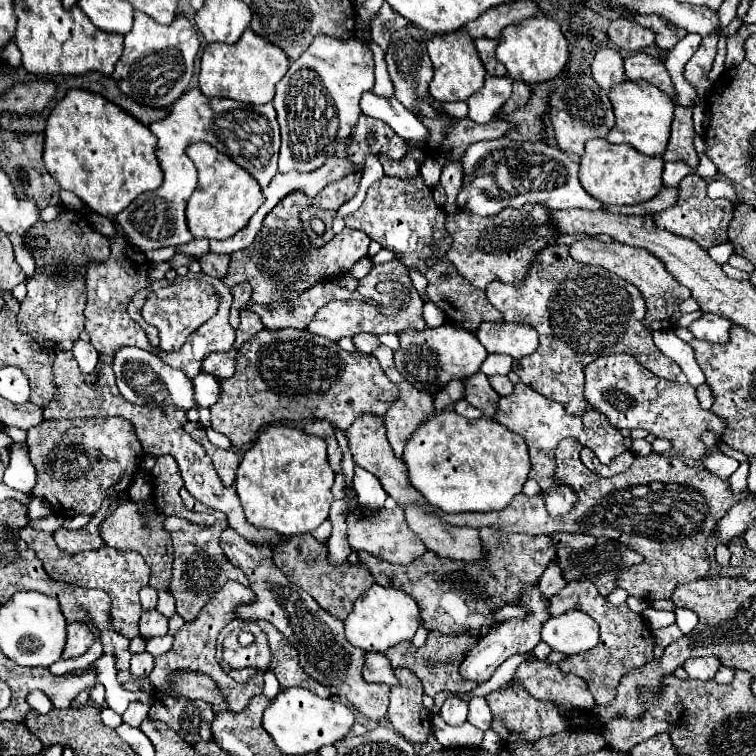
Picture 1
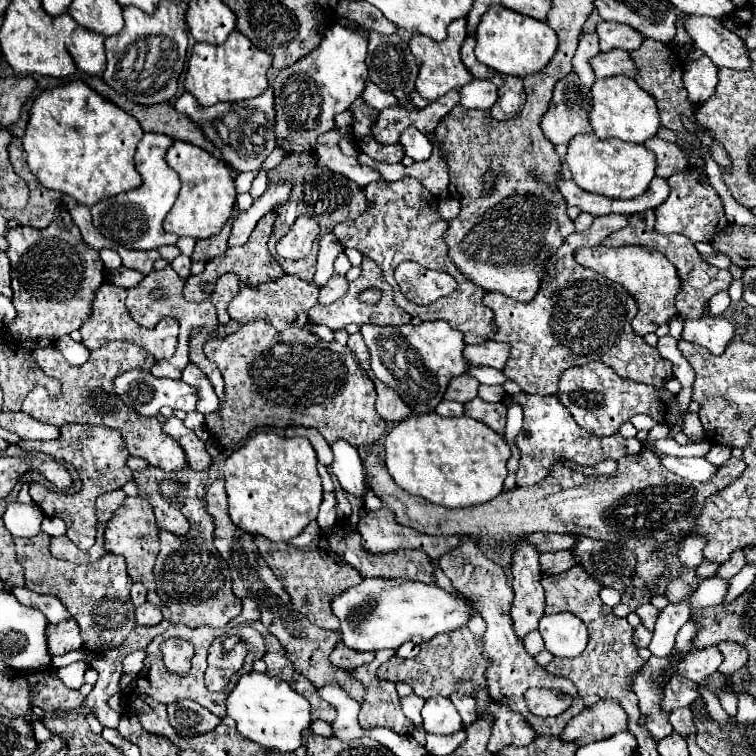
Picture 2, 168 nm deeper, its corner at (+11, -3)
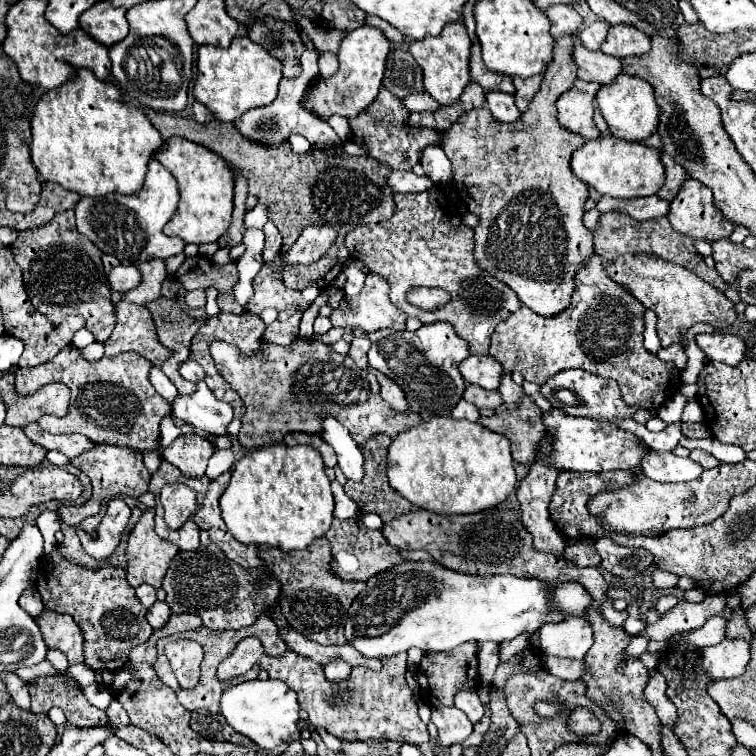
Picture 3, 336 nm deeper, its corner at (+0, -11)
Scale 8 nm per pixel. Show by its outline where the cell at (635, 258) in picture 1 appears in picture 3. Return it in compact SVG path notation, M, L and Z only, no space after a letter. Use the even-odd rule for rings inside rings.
M625 254L619 256L609 268L605 268L609 278L617 284L629 288L633 296L645 306L657 312L657 336L661 346L667 348L671 344L685 345L685 334L697 322L707 322L719 330L731 326L737 318L735 302L731 302L723 292L703 282L691 270L677 266L667 260L659 260L657 256L647 254Z

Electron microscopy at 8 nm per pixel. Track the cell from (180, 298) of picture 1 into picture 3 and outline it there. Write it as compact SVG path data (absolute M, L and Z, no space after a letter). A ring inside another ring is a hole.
M119 302L115 306L117 326L105 342L105 356L117 356L123 352L135 352L151 364L165 362L171 352L159 344L155 324L147 308L131 302Z

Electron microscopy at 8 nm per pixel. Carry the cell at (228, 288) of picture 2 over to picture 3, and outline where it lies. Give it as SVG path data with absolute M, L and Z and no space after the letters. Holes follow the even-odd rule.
M189 256L177 270L177 280L185 286L185 290L215 288L219 292L217 304L221 312L241 314L243 308L233 298L233 284L237 282L237 266L229 262L225 266L217 266L215 262L203 256Z

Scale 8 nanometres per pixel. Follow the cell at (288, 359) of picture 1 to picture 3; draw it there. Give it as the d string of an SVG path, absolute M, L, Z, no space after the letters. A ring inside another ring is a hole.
M299 338L299 340L291 342L289 346L275 346L269 342L263 342L261 350L255 356L243 356L237 346L227 344L227 342L213 342L211 356L217 364L219 374L231 384L231 388L245 402L247 412L241 418L243 426L241 426L241 432L237 436L241 446L245 446L245 448L279 444L279 442L283 442L283 436L289 432L317 434L321 414L333 414L349 430L351 438L357 444L365 444L367 438L373 434L387 434L387 436L395 438L399 432L405 432L407 428L417 426L421 422L417 412L395 414L395 410L391 410L389 404L381 398L377 378L369 370L357 368L349 356L335 354L327 344L317 342L317 340Z

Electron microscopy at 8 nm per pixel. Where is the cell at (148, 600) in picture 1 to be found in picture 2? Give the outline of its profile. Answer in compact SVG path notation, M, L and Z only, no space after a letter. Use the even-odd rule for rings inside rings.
M134 582L134 586L132 586L132 592L130 592L130 598L132 598L132 604L138 608L140 604L144 604L146 602L146 588L144 588L144 584L140 584L140 582Z

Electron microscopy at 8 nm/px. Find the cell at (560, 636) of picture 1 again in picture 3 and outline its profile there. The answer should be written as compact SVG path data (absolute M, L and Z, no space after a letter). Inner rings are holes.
M569 618L559 624L545 624L539 630L537 646L549 656L583 660L593 646L593 628L585 618Z

